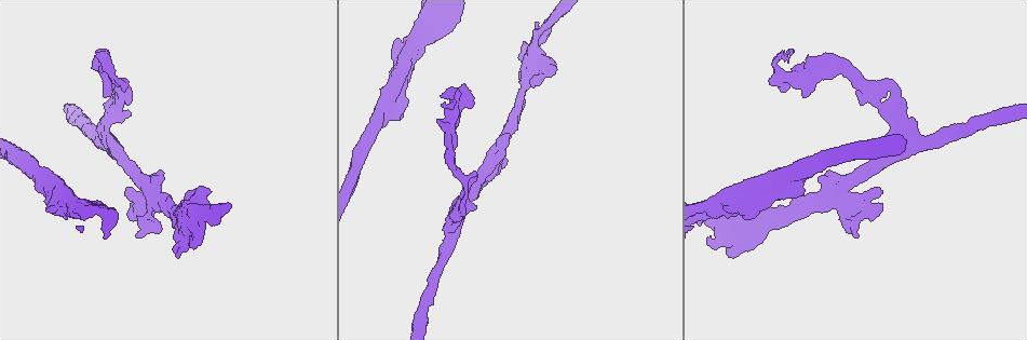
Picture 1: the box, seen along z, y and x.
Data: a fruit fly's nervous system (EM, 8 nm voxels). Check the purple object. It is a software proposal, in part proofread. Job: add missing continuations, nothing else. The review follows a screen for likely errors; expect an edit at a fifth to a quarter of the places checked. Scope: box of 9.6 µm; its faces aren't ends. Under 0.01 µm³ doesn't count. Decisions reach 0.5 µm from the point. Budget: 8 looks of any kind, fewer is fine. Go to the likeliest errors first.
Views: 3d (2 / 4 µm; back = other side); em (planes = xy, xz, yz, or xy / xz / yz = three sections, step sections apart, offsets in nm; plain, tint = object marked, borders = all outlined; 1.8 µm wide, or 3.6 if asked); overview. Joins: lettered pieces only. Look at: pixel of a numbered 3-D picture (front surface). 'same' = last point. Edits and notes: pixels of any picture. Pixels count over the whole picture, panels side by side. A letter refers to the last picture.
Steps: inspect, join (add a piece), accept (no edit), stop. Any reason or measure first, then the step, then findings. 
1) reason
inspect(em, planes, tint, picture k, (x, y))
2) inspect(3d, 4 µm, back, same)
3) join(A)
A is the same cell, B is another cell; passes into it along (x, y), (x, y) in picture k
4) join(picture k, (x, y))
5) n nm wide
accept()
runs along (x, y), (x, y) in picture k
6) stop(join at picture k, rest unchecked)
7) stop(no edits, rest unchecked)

an open end
inspect(3d, 4 µm, picture 1, (96, 53))

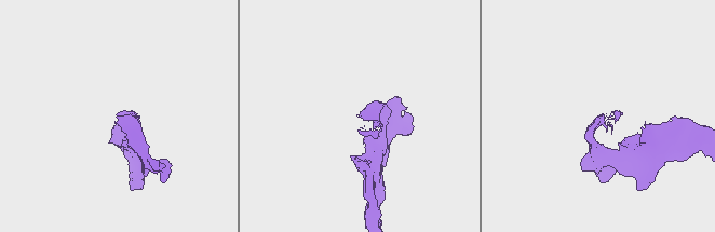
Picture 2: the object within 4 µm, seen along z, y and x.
inspect(em, xy, step 8, borders, picture 2, (118, 119))

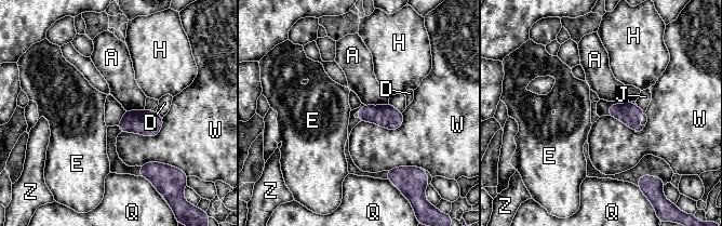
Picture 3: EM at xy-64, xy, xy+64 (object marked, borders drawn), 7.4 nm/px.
accept()
A, D, E, H, J, Q, W and Z are other cells; border along (403, 114), (397, 129), (361, 120) in picture 3; no lettered piece goes on from it

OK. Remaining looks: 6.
branch stops here
inspect(em, xy, step 4, tint, picture 1, (191, 241))

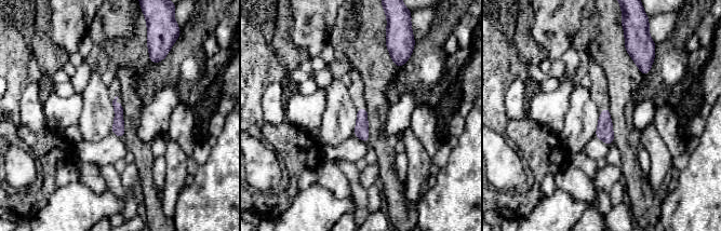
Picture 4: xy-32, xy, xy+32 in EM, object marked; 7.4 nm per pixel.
inspect(em, planes, borders, same)

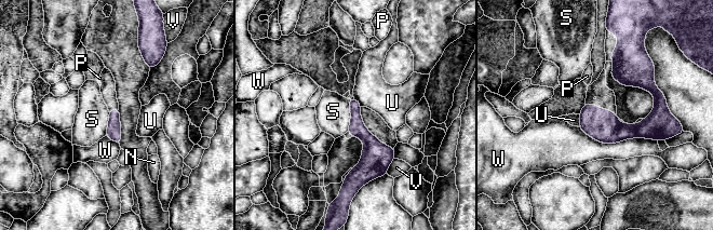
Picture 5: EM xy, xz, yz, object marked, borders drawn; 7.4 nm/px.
accept()
N, P, S, U, V and W are other cells; border along (350, 99), (350, 125), (347, 130) in picture 5; no lettered piece goes on from it

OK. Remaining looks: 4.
an open end
inspect(3d, 2 µm, picture 1, (211, 191))

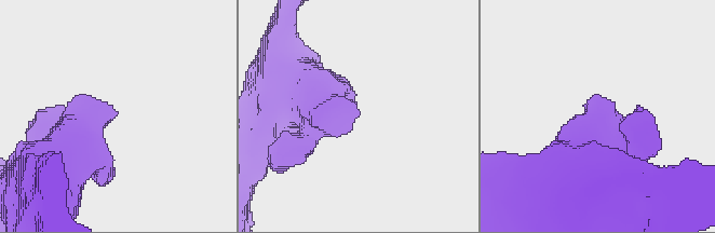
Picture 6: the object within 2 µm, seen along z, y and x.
now the EM
inspect(em, xz, step 16, borders, picture 6, (116, 112))

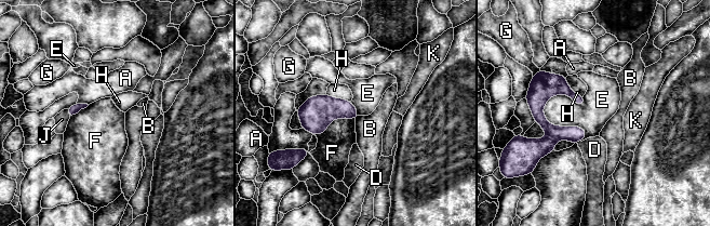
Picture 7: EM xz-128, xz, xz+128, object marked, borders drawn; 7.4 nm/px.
inspect(em, xy, step 4, borders, same)

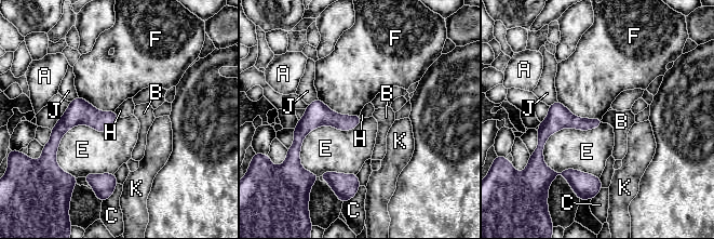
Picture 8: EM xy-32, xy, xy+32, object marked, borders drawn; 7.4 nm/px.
accept()
A, B, C, E, F, H, J and K are other cells; none of them fits

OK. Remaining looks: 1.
stop(no edits, rest unchecked)

